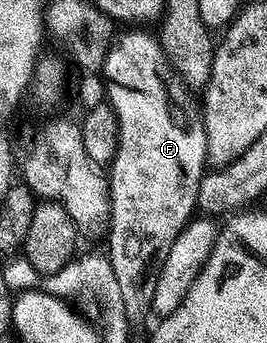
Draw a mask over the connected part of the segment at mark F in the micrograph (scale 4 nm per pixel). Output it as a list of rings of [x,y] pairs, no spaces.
[[[125,30],[125,32],[116,37],[113,49],[109,52],[105,59],[105,67],[103,69],[103,79],[105,82],[105,94],[107,103],[115,110],[117,121],[119,122],[119,146],[117,153],[113,159],[113,163],[108,165],[107,175],[109,177],[109,201],[111,202],[111,222],[109,223],[109,235],[107,237],[107,257],[111,264],[112,270],[115,272],[115,279],[119,282],[120,297],[123,298],[123,310],[126,312],[126,318],[130,325],[137,326],[145,320],[153,311],[153,299],[155,298],[155,282],[159,278],[159,270],[161,262],[152,264],[152,267],[141,268],[141,244],[133,244],[133,168],[137,168],[137,160],[133,160],[133,152],[137,152],[137,140],[141,140],[141,236],[145,236],[145,244],[173,244],[175,238],[179,238],[179,234],[184,230],[185,225],[191,220],[197,207],[196,194],[199,192],[199,184],[202,176],[207,171],[207,161],[205,159],[205,151],[207,150],[207,134],[205,133],[205,121],[202,113],[193,105],[193,100],[189,97],[190,91],[186,85],[177,79],[172,68],[169,67],[169,60],[163,54],[161,45],[156,35],[148,36],[145,30]]]

